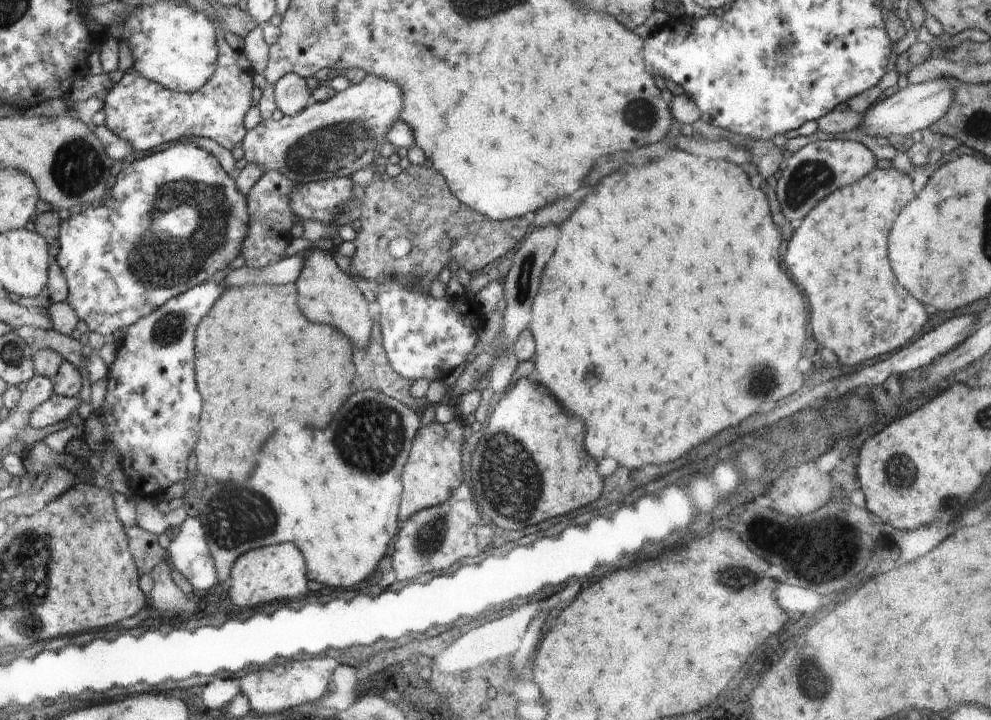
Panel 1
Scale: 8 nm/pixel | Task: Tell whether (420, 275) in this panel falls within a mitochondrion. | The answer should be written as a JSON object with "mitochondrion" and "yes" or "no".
{"mitochondrion":"yes"}

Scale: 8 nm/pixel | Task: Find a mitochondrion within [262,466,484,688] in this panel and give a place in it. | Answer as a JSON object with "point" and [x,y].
{"point":[431,536]}

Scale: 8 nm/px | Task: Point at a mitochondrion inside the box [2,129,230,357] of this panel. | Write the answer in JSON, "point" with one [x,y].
{"point":[77,167]}

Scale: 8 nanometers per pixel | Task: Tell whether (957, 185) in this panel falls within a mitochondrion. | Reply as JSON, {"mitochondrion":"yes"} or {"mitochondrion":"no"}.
{"mitochondrion":"no"}

